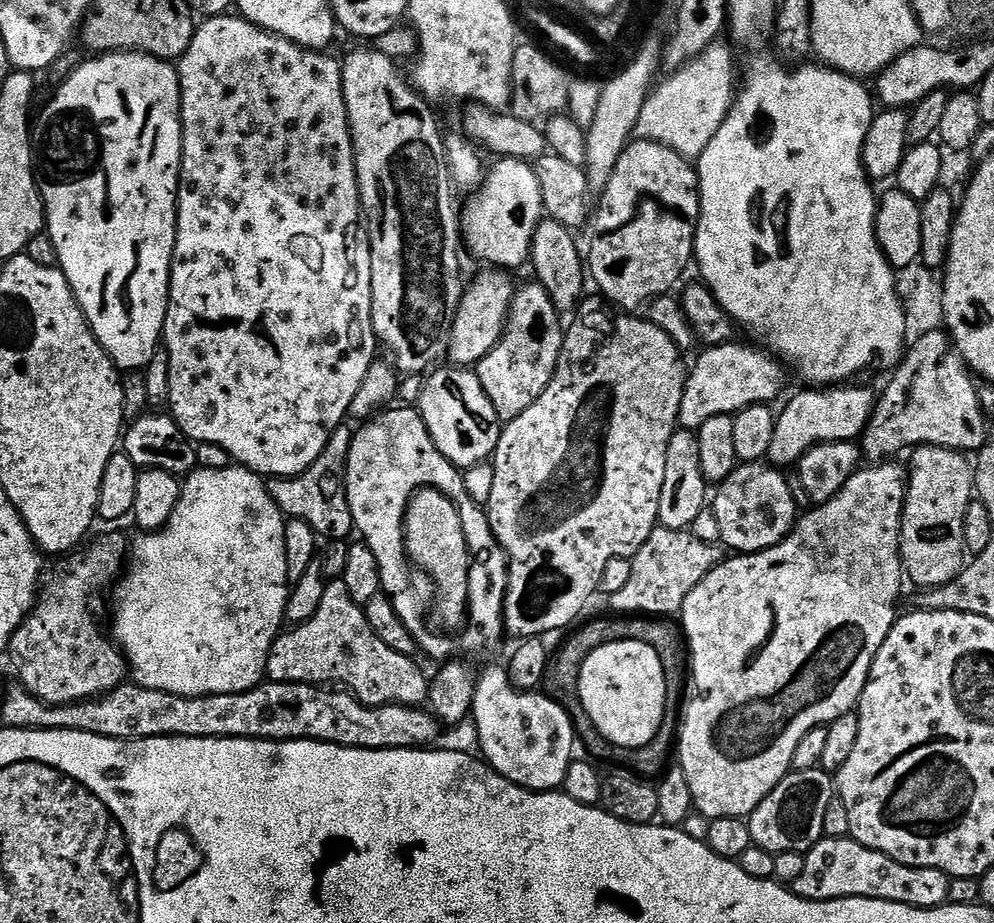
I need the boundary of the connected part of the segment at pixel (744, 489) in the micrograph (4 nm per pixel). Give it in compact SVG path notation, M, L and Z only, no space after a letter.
M757 462L737 465L721 483L712 509L718 520L719 541L741 555L758 553L777 545L789 535L798 519L798 509L784 474L771 465Z

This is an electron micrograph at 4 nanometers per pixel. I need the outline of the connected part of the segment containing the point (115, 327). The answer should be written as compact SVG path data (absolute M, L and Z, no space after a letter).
M135 50L110 52L88 59L92 60L78 65L65 78L64 85L53 94L52 101L41 112L39 109L32 128L34 152L38 157L39 167L48 168L48 184L40 184L40 197L44 199L46 234L54 242L54 250L58 250L58 267L64 273L66 282L70 282L70 290L88 319L96 341L104 347L117 368L144 370L154 358L156 349L161 347L168 313L168 291L176 241L176 197L180 195L180 163L184 149L180 125L180 74L169 61Z

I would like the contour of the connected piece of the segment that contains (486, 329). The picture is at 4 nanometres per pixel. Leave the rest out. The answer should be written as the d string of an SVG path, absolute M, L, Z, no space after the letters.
M484 270L472 284L467 285L461 296L459 309L452 322L448 335L446 354L457 367L475 367L480 360L497 344L504 330L504 325L511 312L512 299L515 296L515 283L500 270Z

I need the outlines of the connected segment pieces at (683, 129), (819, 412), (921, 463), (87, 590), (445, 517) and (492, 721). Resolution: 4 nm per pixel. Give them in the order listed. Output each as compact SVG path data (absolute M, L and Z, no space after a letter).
M717 42L702 54L695 56L689 64L675 69L664 81L662 80L648 93L648 101L642 106L642 114L636 123L635 135L641 140L653 140L662 146L670 146L680 156L698 158L704 153L706 146L710 146L710 138L718 134L722 122L732 108L733 100L736 99L738 91L736 60L723 42Z
M832 386L827 390L804 390L800 392L784 409L779 409L776 425L774 426L774 438L770 441L770 450L767 459L773 465L783 466L782 464L799 465L800 460L814 446L819 444L833 444L834 442L859 441L864 432L864 427L868 425L868 419L872 417L872 411L876 409L877 393L871 392L868 388L852 388L856 386Z
M921 446L911 456L912 469L909 467L906 472L908 493L900 527L900 559L907 579L927 590L950 583L965 567L962 522L966 506L974 499L974 468L967 455L950 448Z
M108 532L105 536L100 536L96 541L93 542L89 548L81 547L79 550L73 551L71 554L65 555L64 560L60 565L57 566L53 572L43 573L42 583L38 588L38 599L36 607L29 611L28 617L24 619L18 626L18 630L12 634L12 642L10 645L10 653L12 652L12 664L16 667L19 683L24 685L26 690L30 690L30 694L34 694L42 702L47 704L73 704L74 702L82 702L83 700L95 700L98 696L105 696L107 692L112 692L115 688L120 687L121 684L125 683L126 677L130 672L130 664L126 659L121 645L117 643L111 635L108 636L100 629L100 624L96 621L96 616L92 613L92 600L88 596L96 596L116 575L121 575L120 567L125 567L126 557L130 552L130 540L127 540L124 536L119 536L116 532Z
M420 488L413 494L404 516L404 546L409 561L432 579L434 614L440 619L439 627L463 629L469 615L468 575L472 565L465 555L460 521L446 494L436 488Z
M492 664L476 676L471 719L475 721L477 728L479 755L484 763L493 768L499 776L514 782L520 788L527 788L530 792L563 789L566 770L572 765L574 759L572 747L577 747L578 741L566 710L562 710L562 706L554 703L548 695L536 690L516 689L508 677L507 667Z

